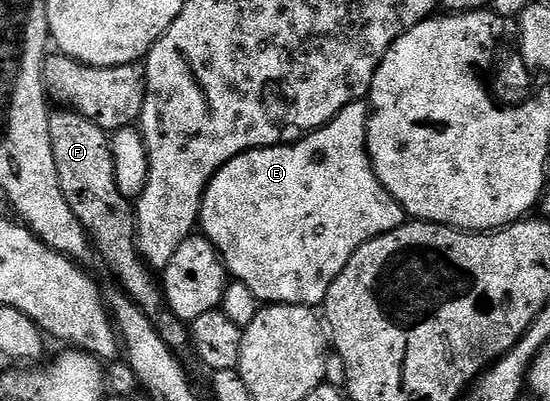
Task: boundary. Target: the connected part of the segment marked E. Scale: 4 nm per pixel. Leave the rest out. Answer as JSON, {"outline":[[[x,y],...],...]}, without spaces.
{"outline":[[[367,100],[350,103],[329,125],[323,125],[307,137],[272,145],[269,149],[252,149],[230,159],[230,163],[223,165],[208,185],[200,208],[199,228],[220,252],[229,274],[246,283],[260,302],[323,306],[330,283],[342,275],[354,251],[358,251],[362,243],[405,224],[404,208],[390,191],[386,191],[368,154],[369,112]]]}

